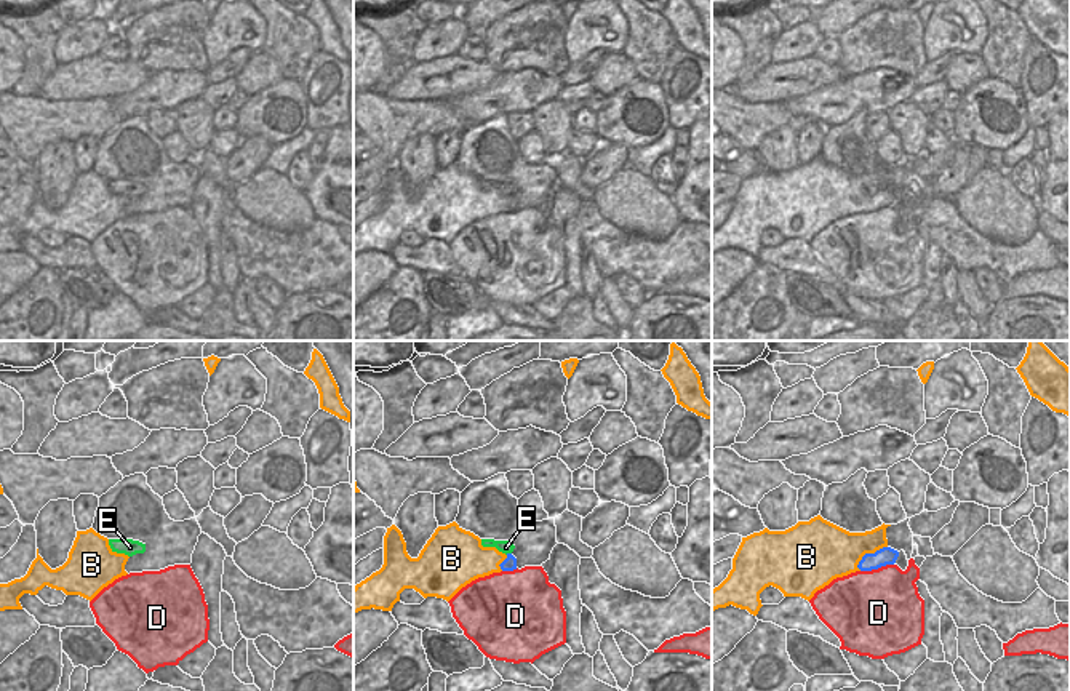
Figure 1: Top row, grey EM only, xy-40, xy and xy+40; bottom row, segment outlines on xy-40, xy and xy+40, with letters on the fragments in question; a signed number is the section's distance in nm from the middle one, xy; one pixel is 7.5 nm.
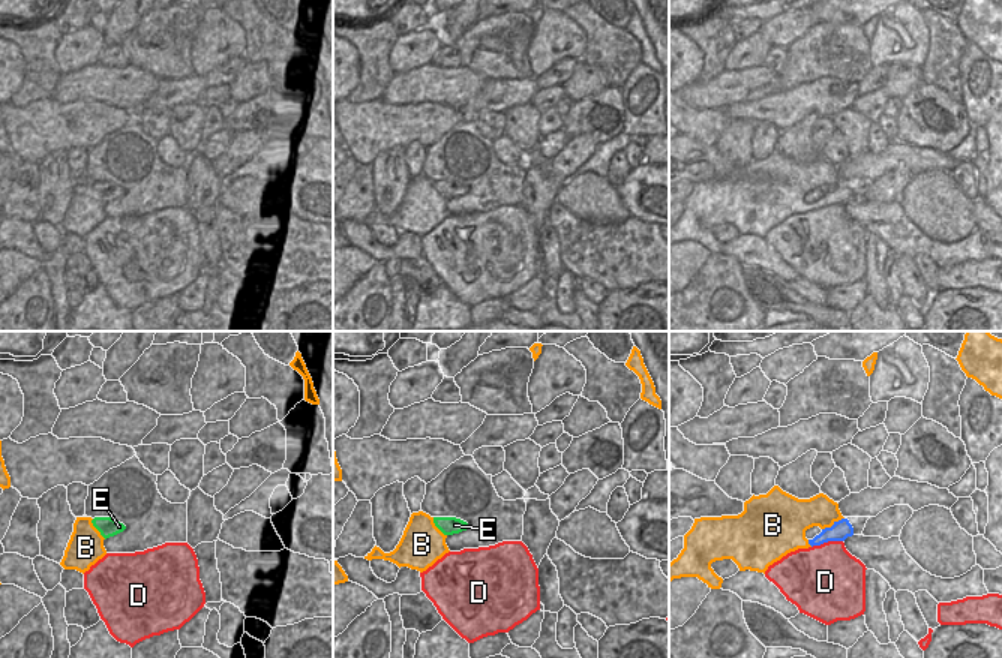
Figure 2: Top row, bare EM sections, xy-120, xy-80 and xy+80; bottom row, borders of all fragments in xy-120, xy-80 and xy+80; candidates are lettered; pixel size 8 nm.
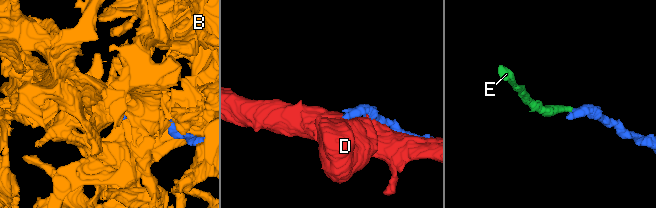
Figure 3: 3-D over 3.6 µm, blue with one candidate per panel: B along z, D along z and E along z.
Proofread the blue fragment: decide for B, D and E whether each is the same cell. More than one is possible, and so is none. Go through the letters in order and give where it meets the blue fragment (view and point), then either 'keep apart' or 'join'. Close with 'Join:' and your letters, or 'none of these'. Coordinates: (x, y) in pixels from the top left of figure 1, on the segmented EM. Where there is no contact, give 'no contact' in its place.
B: xy+40 (869, 554) | keep apart
D: xy+40 (877, 568) | keep apart
E: xy (507, 554) | join
Join: E

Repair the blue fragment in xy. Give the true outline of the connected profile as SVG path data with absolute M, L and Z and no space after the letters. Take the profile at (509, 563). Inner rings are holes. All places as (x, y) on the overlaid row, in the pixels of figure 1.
M481 539L483 547L496 547L499 552L505 553L507 558L499 565L502 571L517 569L517 558L512 555L515 545L509 541L494 541L494 539Z

